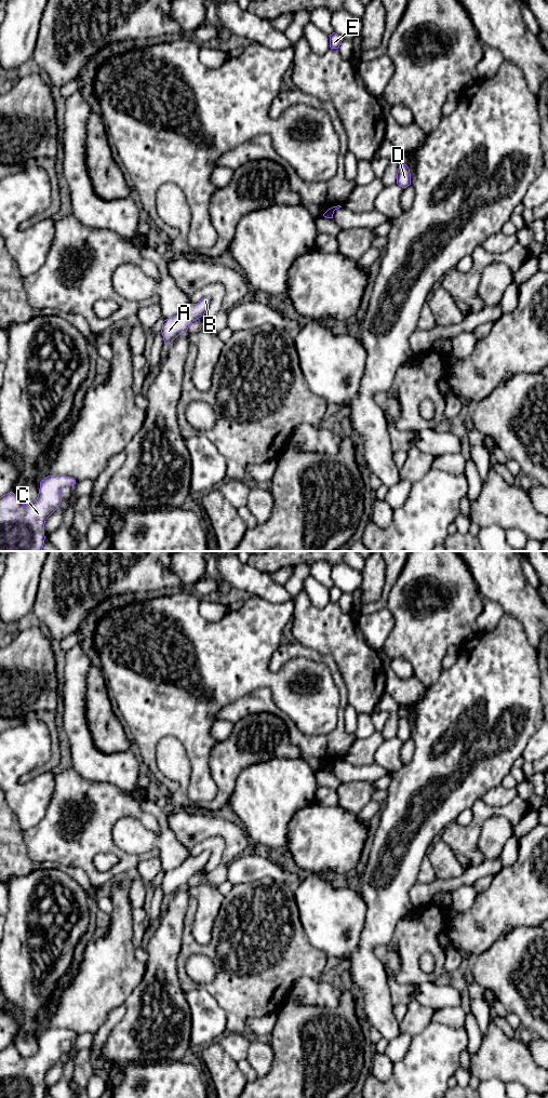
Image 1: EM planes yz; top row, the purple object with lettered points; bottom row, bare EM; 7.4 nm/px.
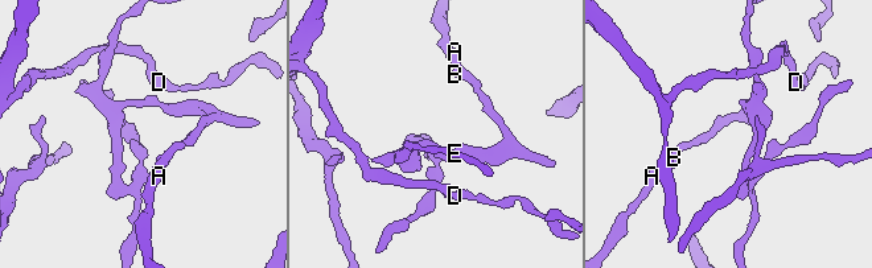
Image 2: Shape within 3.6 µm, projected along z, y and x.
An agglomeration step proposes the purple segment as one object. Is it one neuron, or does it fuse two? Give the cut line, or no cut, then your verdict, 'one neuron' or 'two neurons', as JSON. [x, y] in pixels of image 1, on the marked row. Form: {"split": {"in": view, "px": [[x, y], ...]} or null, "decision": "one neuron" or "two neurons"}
{"split": {"in": "yz", "px": [[328, 210], [332, 214]]}, "decision": "two neurons"}

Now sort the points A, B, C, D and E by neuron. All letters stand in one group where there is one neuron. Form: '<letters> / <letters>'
A B C / D E

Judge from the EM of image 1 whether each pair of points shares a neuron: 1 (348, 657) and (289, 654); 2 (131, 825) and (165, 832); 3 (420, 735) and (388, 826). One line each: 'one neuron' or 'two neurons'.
1: two neurons
2: one neuron
3: one neuron

